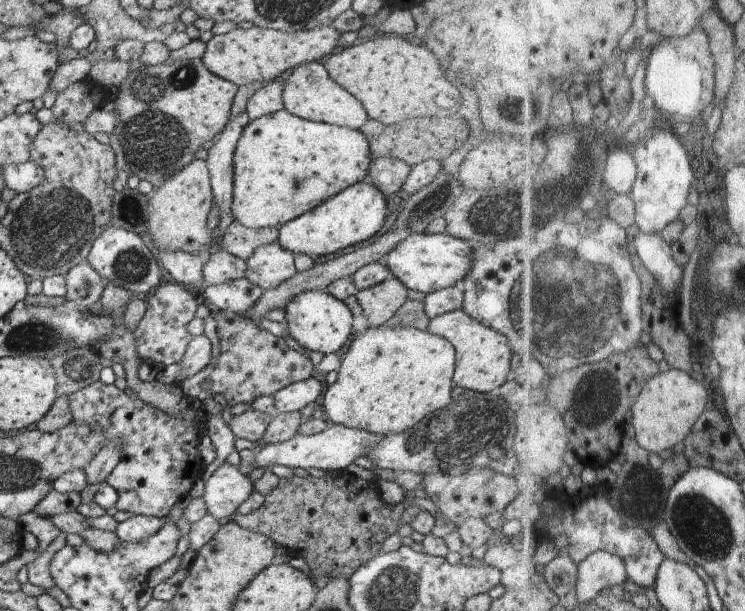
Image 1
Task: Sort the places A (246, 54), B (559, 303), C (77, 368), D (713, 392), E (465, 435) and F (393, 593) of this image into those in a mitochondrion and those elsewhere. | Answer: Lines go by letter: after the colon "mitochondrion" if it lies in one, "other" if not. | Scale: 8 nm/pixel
A: other
B: mitochondrion
C: mitochondrion
D: other
E: mitochondrion
F: mitochondrion

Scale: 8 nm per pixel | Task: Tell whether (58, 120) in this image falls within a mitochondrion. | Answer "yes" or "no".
no

